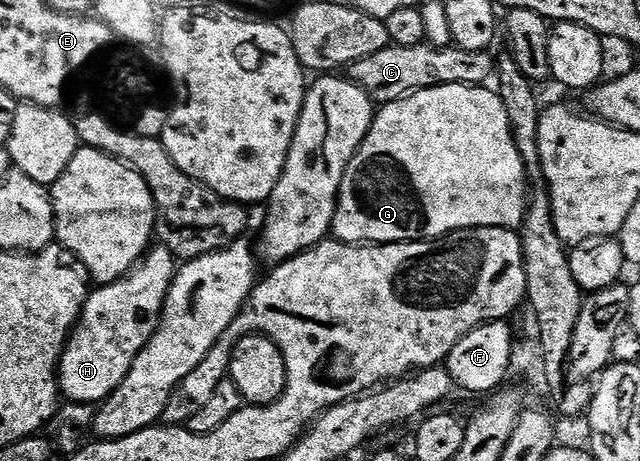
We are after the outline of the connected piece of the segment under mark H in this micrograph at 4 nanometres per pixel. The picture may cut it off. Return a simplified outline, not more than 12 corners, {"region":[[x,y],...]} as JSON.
{"region":[[154,246],[95,287],[58,360],[58,391],[97,406],[156,334],[174,253]]}

